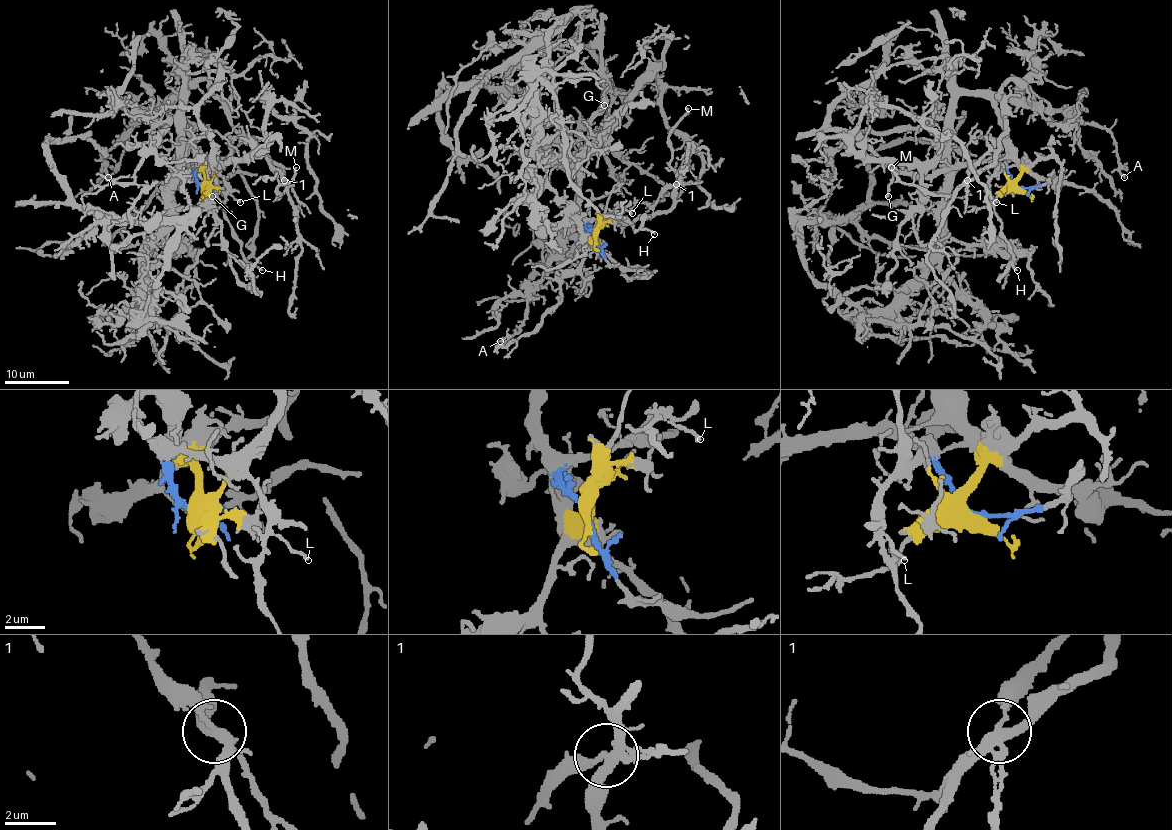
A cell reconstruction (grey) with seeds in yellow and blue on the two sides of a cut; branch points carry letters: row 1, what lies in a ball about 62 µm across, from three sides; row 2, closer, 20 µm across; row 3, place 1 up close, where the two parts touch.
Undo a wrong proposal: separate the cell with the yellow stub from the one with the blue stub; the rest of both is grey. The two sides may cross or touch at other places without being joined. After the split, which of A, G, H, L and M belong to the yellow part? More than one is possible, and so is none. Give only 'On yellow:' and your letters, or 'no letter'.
On yellow: A, M

